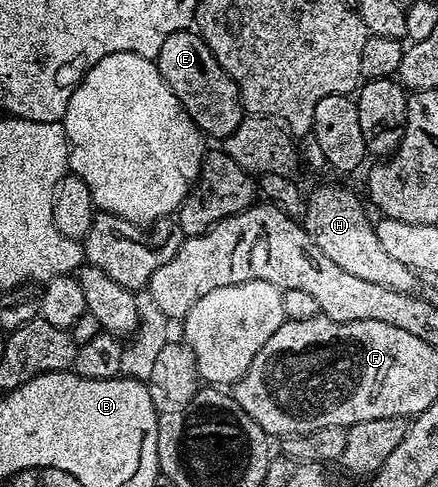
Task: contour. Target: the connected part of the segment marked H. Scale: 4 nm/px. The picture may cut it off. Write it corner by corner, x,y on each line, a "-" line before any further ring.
318,185
305,198
306,212
304,228
308,236
344,271
365,279
367,283
380,283
392,291
414,293
414,270
404,267
404,263
392,259
384,246
376,239
376,231
370,217
366,214
367,206
350,189
342,185

